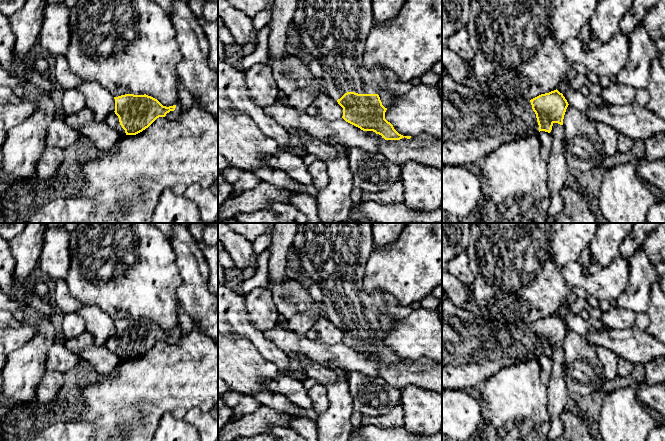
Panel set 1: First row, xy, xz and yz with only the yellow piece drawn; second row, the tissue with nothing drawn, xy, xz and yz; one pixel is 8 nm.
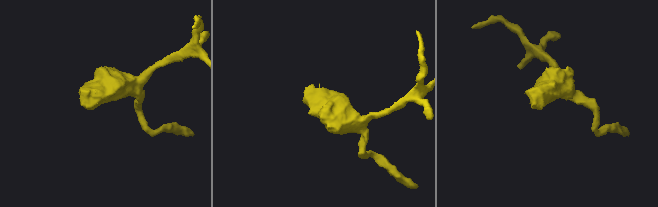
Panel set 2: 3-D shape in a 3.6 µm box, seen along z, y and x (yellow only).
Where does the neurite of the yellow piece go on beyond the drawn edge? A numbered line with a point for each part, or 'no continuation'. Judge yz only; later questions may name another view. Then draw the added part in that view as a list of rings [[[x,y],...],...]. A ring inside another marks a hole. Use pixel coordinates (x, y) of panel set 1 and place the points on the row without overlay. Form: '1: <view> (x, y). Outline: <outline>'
1: yz (473, 349). Outline: [[[449,299],[442,301],[443,389],[476,388],[508,365],[538,357],[539,349],[530,325],[491,322],[477,315],[467,315]]]

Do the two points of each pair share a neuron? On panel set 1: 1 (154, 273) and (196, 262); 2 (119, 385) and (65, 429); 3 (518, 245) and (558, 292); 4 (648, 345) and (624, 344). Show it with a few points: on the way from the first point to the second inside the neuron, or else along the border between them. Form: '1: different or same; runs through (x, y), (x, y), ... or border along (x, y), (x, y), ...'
1: different; border along (170, 245), (176, 256), (181, 279), (177, 290)
2: different; border along (79, 420), (89, 422), (95, 430)
3: same; runs through (531, 254), (546, 275), (546, 279)
4: same; runs through (642, 345), (630, 344)

